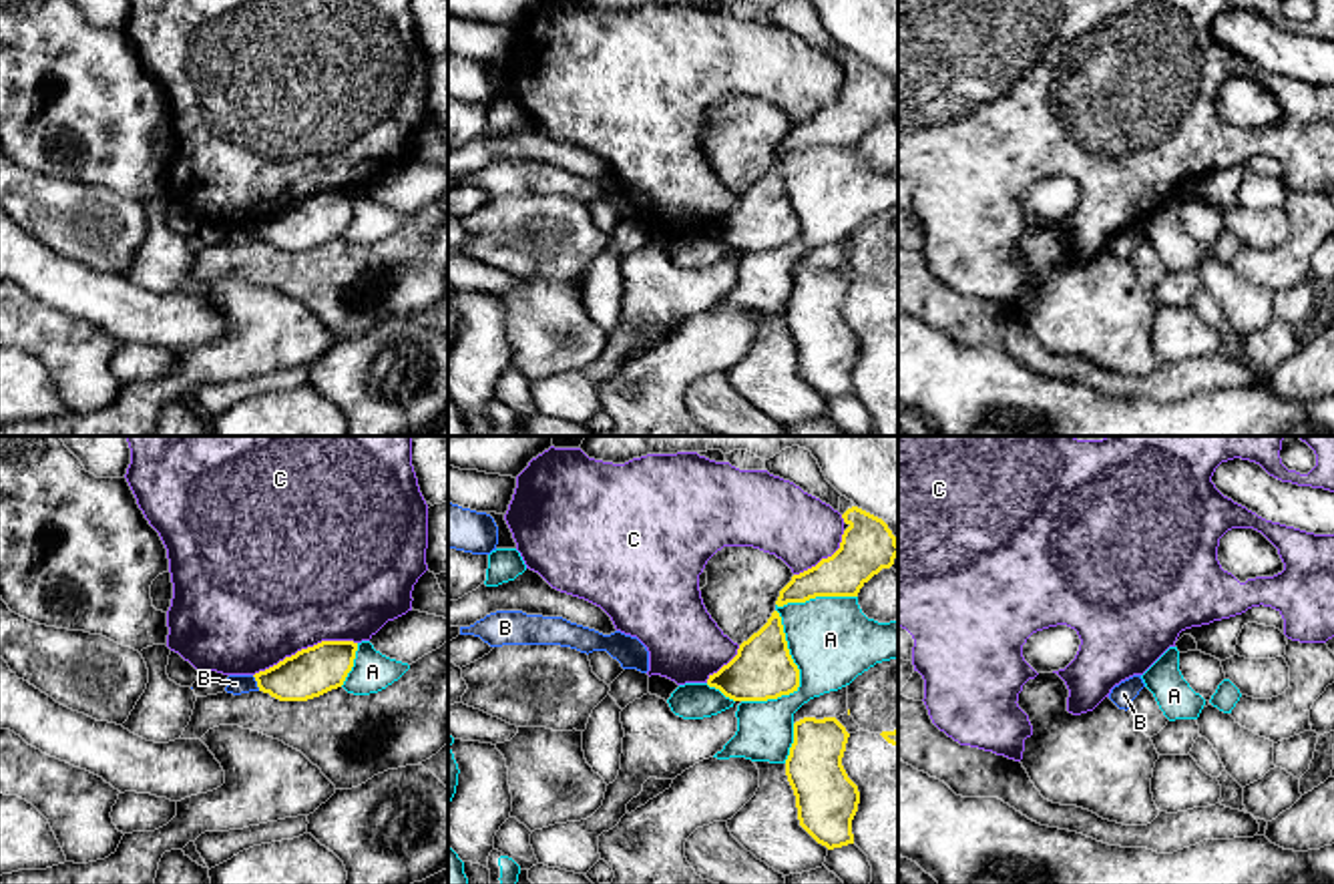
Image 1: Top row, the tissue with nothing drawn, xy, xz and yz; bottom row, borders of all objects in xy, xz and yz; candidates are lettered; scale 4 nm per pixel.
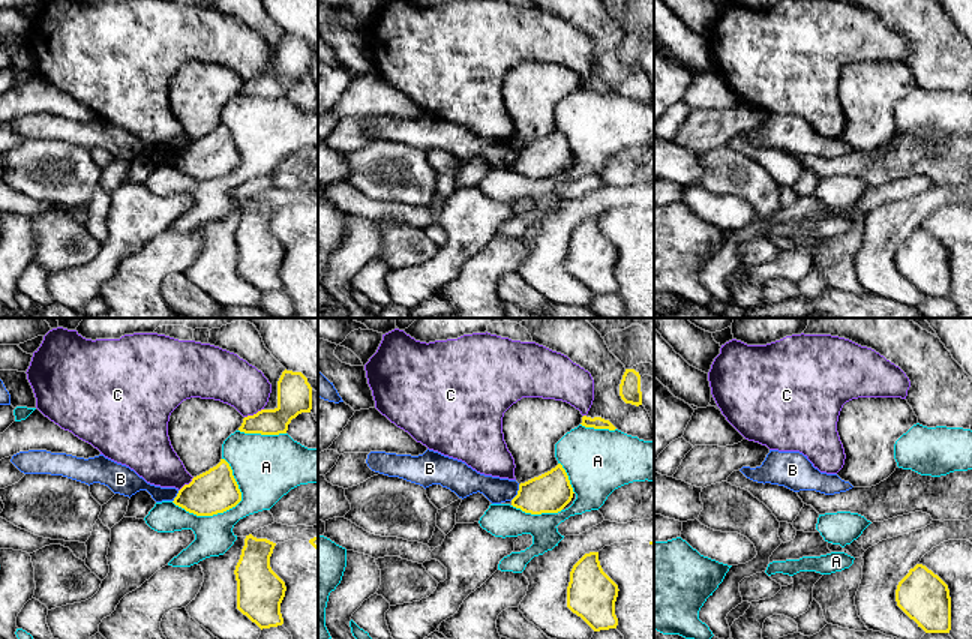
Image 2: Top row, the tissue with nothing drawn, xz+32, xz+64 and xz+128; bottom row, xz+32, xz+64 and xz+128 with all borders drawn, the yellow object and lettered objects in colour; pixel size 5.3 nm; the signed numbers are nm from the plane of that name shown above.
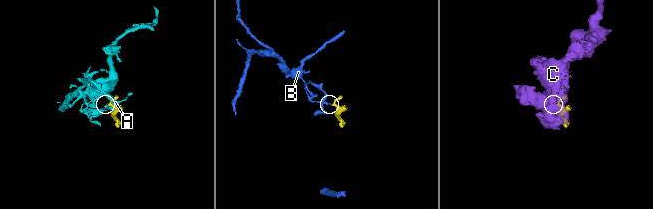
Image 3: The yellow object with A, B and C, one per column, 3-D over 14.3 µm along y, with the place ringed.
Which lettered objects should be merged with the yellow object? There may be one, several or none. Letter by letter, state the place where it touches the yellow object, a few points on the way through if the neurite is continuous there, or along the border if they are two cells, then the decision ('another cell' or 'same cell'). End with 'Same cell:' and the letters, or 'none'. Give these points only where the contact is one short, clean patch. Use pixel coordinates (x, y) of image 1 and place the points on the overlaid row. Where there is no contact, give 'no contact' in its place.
A: xz (784, 635) | another cell
B: xy (258, 684) | along xy (252, 676), (260, 690) | another cell
C: xy (304, 649) | another cell
Same cell: none

